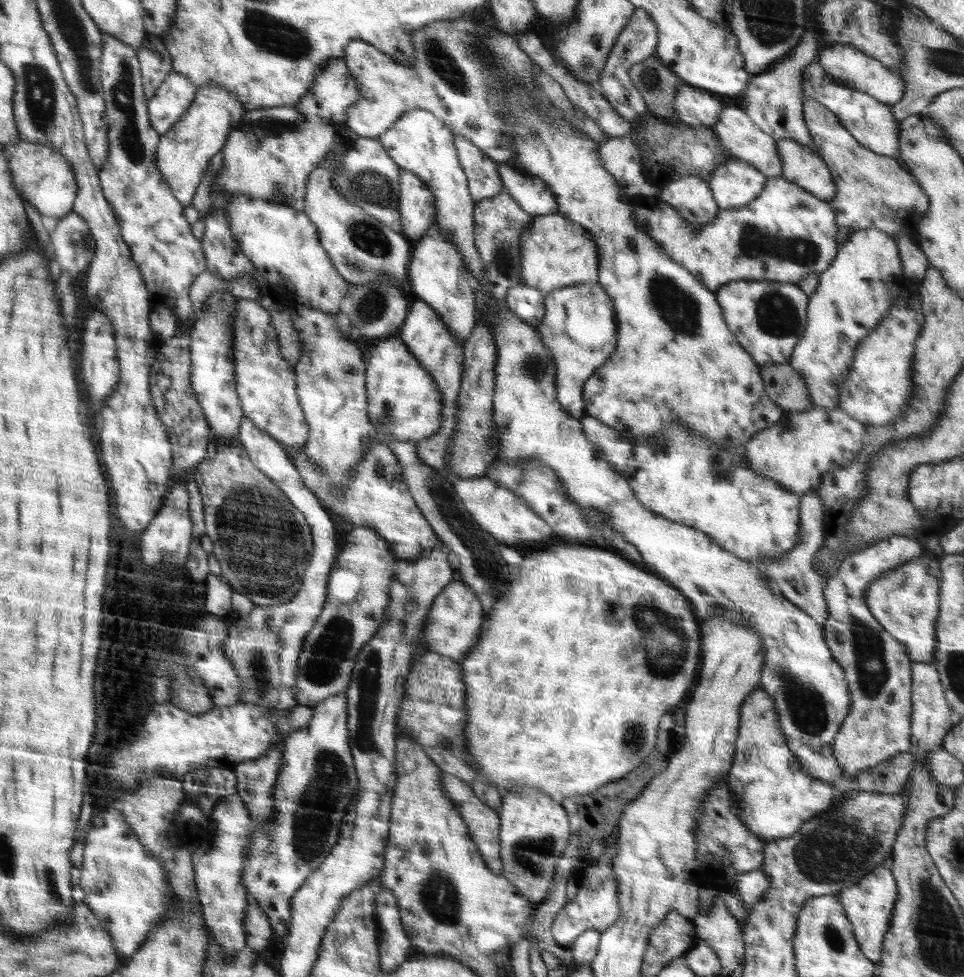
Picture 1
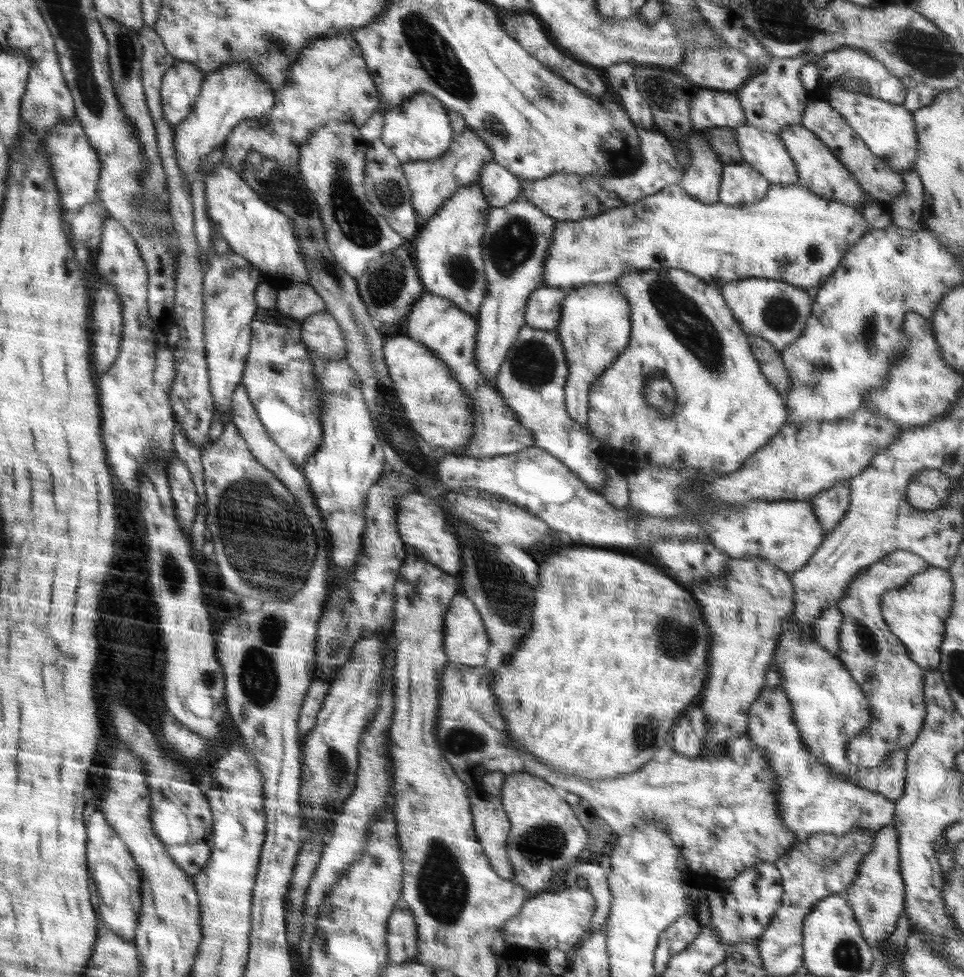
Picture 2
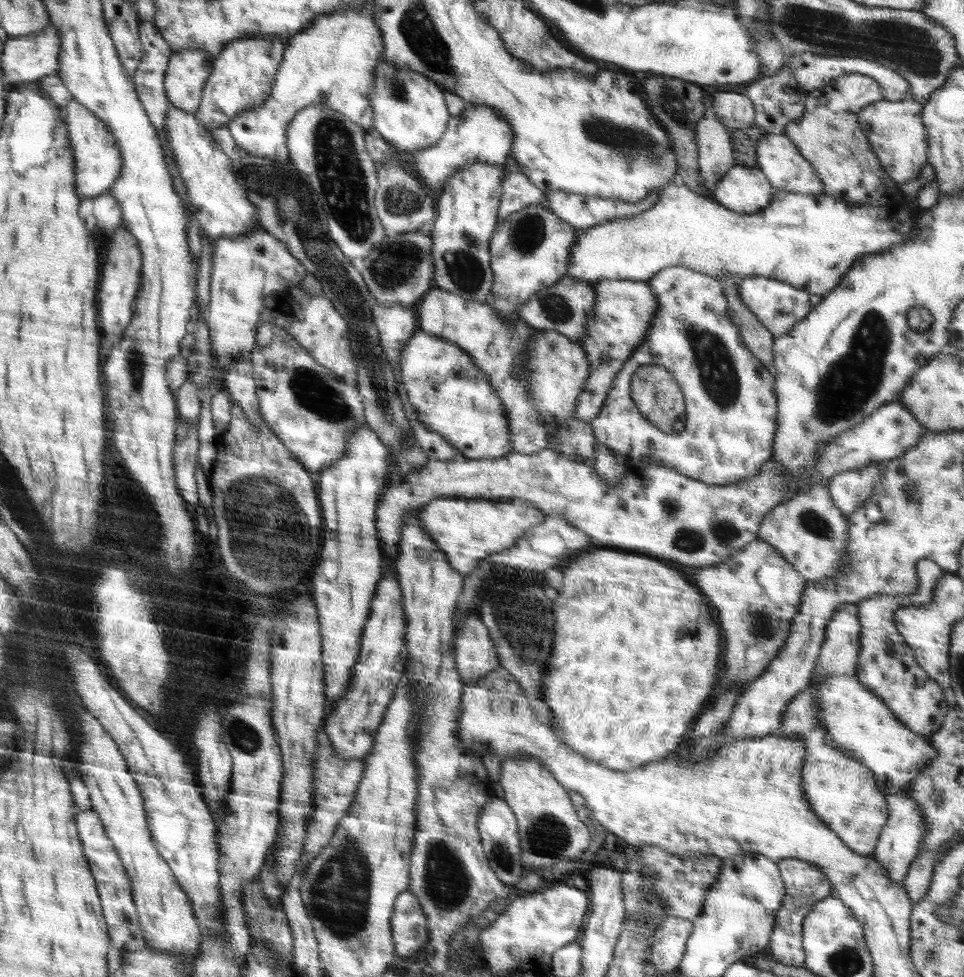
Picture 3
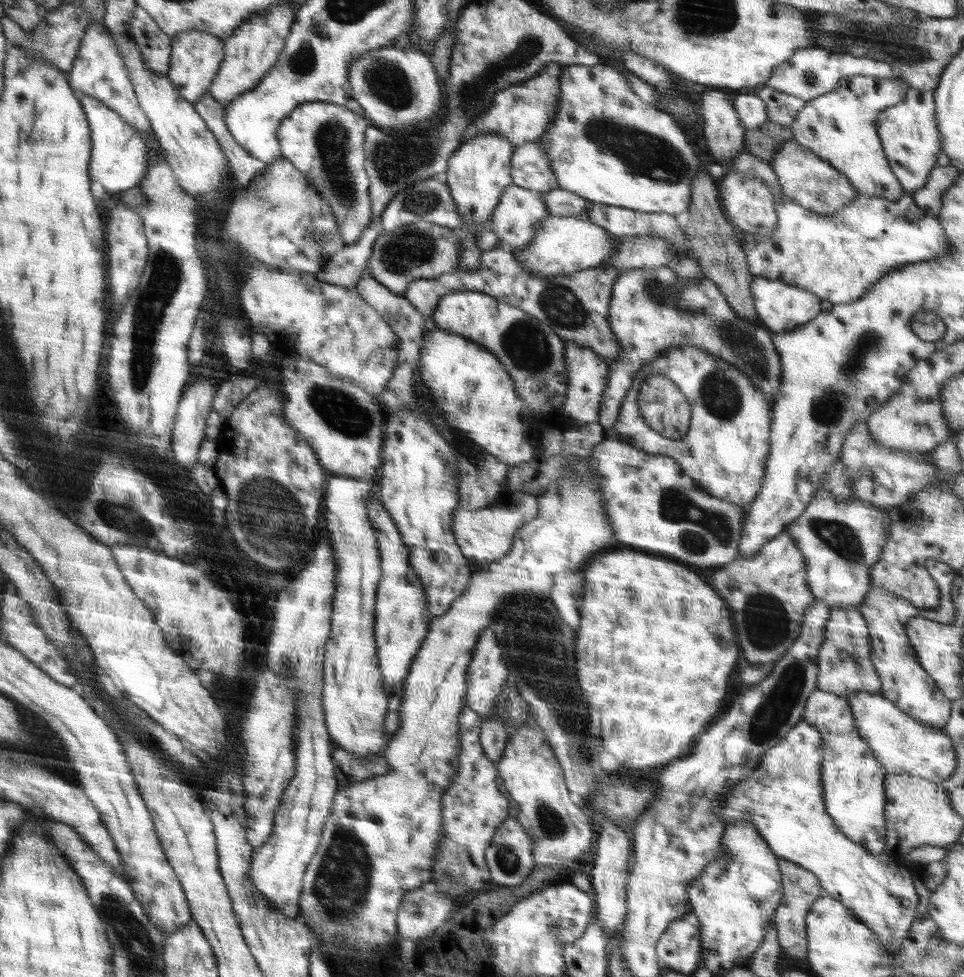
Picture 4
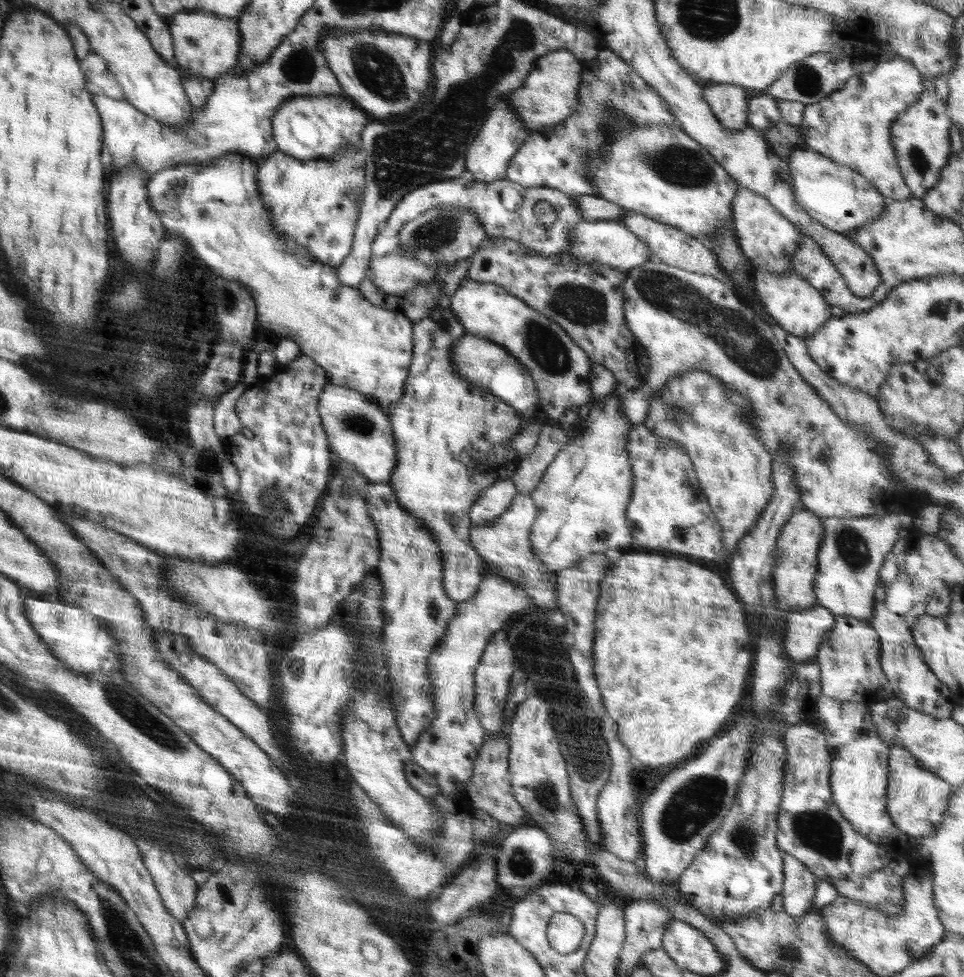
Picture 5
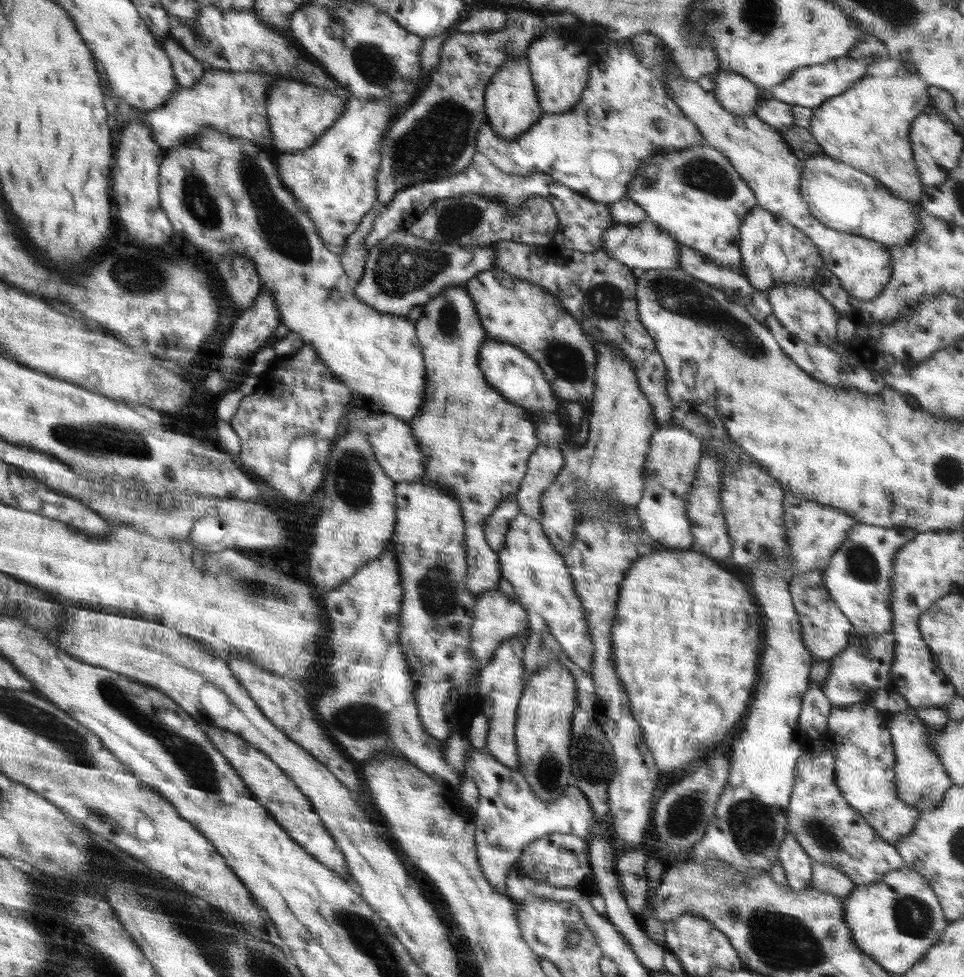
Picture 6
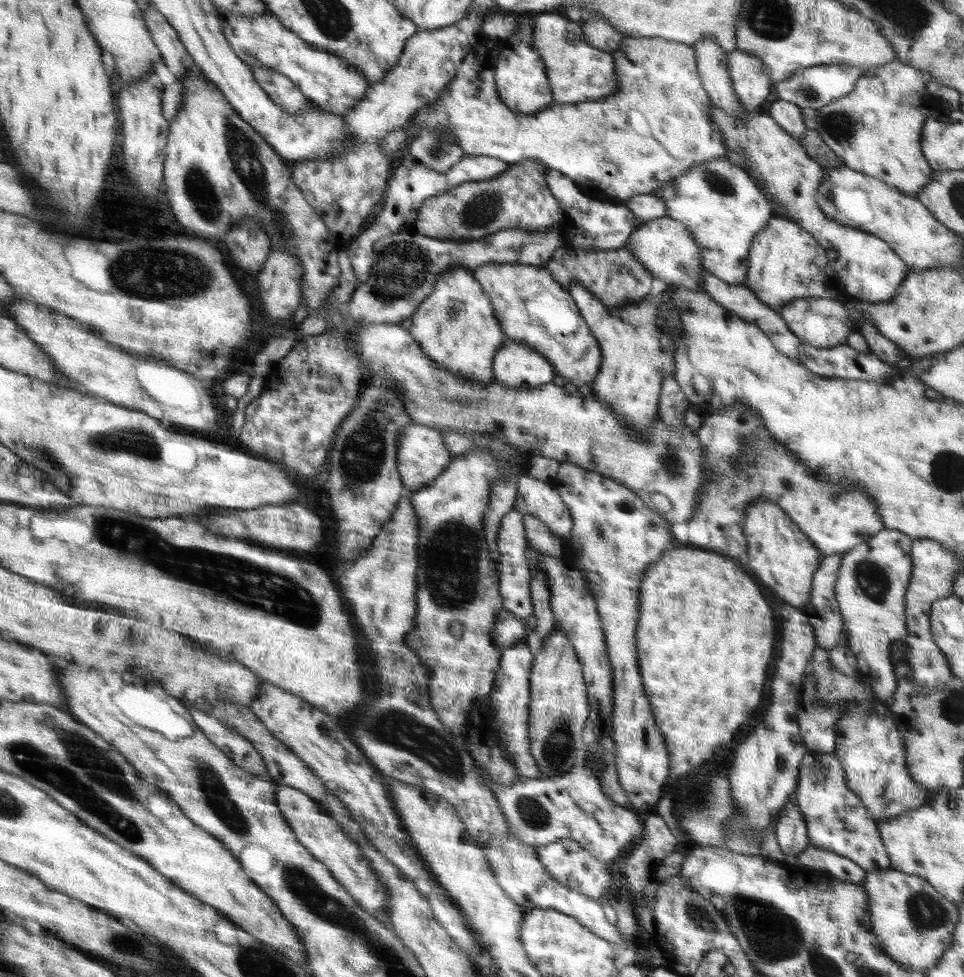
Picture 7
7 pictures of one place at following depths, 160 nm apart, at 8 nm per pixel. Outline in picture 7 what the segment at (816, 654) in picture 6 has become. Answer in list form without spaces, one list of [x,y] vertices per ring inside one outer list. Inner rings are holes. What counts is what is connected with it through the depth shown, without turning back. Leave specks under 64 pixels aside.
[[[844,553],[822,558],[813,572],[810,602],[801,610],[809,618],[817,646],[826,651],[842,644],[844,621],[835,598],[835,584]]]

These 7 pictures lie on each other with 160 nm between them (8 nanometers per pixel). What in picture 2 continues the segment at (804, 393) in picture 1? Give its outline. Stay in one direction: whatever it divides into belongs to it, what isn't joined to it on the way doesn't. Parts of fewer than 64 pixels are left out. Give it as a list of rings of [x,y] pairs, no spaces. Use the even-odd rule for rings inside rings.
[[[748,334],[748,340],[762,374],[780,394],[786,396],[792,381],[784,366],[781,354],[767,340],[755,334]]]

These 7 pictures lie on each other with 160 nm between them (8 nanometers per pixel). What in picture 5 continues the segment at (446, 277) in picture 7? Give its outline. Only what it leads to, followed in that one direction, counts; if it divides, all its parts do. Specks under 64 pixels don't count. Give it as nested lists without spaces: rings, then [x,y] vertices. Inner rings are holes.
[[[447,302],[442,305],[437,306],[431,313],[422,320],[413,323],[413,356],[411,358],[411,363],[408,369],[408,374],[406,377],[406,384],[404,384],[404,392],[402,396],[392,404],[391,413],[389,415],[389,421],[392,425],[393,437],[396,445],[396,457],[398,457],[398,462],[396,462],[396,468],[390,476],[390,480],[386,483],[392,487],[396,499],[398,499],[398,505],[400,505],[406,512],[409,512],[412,516],[420,518],[420,523],[430,531],[432,539],[434,539],[441,552],[441,561],[443,566],[443,589],[448,595],[448,599],[456,603],[465,602],[474,597],[474,594],[479,591],[479,584],[482,582],[482,577],[487,573],[487,567],[483,558],[474,550],[472,543],[470,542],[470,528],[472,528],[472,522],[469,517],[470,507],[476,503],[476,500],[482,496],[482,492],[488,489],[488,486],[496,484],[498,480],[502,478],[510,478],[516,474],[518,466],[523,458],[517,456],[513,450],[511,450],[511,440],[521,431],[522,418],[520,418],[517,410],[514,410],[512,406],[495,399],[495,397],[489,392],[487,388],[474,386],[469,380],[462,378],[457,373],[457,370],[453,367],[451,363],[451,348],[453,344],[461,337],[466,334],[465,328],[458,322],[456,315],[452,312]]]

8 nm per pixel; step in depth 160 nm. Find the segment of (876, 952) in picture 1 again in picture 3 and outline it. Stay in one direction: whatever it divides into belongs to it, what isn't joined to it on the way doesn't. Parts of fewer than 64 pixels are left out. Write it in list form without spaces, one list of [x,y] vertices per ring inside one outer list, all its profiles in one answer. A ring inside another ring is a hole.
[[[908,788],[901,793],[886,794],[885,799],[889,817],[872,855],[887,870],[891,880],[903,883],[911,862],[917,857],[919,842],[925,833],[925,822],[919,806],[909,797]]]

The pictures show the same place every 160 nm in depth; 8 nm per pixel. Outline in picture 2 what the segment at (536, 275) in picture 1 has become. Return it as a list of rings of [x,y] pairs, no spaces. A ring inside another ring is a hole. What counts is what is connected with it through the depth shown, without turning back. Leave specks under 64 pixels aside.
[[[677,183],[668,185],[660,192],[634,201],[629,205],[607,210],[605,213],[599,214],[596,217],[586,217],[575,221],[556,220],[552,242],[550,242],[547,250],[548,256],[546,256],[546,260],[544,260],[543,263],[543,285],[556,288],[575,288],[580,285],[587,285],[590,283],[614,283],[615,280],[626,271],[635,273],[644,269],[659,271],[663,268],[679,268],[685,270],[686,272],[695,274],[698,278],[718,287],[732,281],[742,280],[743,278],[756,277],[784,281],[805,290],[814,287],[820,288],[823,285],[823,282],[826,282],[826,279],[836,270],[839,262],[843,260],[846,251],[857,240],[860,240],[864,234],[872,230],[873,229],[868,229],[866,221],[862,218],[861,209],[842,202],[836,202],[835,200],[822,198],[821,196],[814,194],[811,190],[808,190],[806,187],[798,184],[771,184],[768,192],[764,195],[764,198],[759,199],[758,202],[751,205],[728,206],[720,202],[717,202],[716,204],[704,204],[703,202],[688,196]]]

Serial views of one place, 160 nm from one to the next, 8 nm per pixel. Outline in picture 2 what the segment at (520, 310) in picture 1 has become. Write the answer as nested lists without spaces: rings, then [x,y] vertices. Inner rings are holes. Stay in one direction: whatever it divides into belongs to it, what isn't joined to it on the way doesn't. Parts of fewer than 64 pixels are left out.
[[[542,285],[530,293],[525,306],[525,324],[535,329],[555,330],[561,317],[561,302],[568,288]]]

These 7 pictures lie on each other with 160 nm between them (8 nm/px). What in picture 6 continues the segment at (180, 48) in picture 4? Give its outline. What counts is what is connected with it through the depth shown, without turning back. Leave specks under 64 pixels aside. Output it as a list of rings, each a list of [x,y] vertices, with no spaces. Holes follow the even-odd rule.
[[[208,6],[202,7],[200,18],[196,18],[196,22],[192,26],[182,22],[182,20],[178,20],[178,18],[172,18],[172,16],[168,16],[167,21],[169,23],[169,34],[174,38],[174,41],[180,44],[180,47],[185,49],[196,60],[203,62],[207,68],[225,69],[234,72],[258,70],[274,73],[290,73],[294,80],[298,80],[302,84],[317,86],[321,89],[325,88],[327,91],[337,94],[337,97],[343,98],[345,101],[351,97],[348,89],[345,86],[341,86],[329,72],[324,70],[319,62],[307,52],[304,52],[289,34],[278,34],[274,32],[264,23],[260,23],[251,10],[224,12],[218,7]]]

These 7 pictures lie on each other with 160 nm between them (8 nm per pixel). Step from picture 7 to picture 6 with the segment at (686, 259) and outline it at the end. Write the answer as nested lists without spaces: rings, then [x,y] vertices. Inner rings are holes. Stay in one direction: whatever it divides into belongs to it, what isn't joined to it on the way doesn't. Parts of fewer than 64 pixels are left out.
[[[650,220],[629,225],[622,223],[612,225],[603,232],[601,240],[601,249],[608,252],[608,256],[636,272],[646,269],[680,269],[678,261],[680,245],[682,244],[674,236]]]

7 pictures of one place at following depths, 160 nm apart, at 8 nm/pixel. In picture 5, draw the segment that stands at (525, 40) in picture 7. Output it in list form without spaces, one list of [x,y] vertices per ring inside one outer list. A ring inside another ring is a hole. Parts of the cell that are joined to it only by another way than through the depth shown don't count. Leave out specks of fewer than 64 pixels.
[[[506,95],[501,97],[501,102],[486,116],[484,125],[466,151],[465,170],[474,177],[476,182],[506,179],[506,169],[512,157],[517,154],[518,147],[529,135],[520,117],[516,115],[516,111],[512,111],[511,106],[507,105],[508,99]]]

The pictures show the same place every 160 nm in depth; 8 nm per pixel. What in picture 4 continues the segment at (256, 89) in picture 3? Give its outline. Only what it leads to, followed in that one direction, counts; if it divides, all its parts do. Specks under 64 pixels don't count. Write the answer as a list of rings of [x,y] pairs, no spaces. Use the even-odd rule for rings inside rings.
[[[274,5],[268,11],[252,17],[224,41],[226,57],[219,66],[218,76],[208,90],[214,100],[228,104],[236,97],[250,92],[276,64],[284,49],[288,33],[302,5]]]

